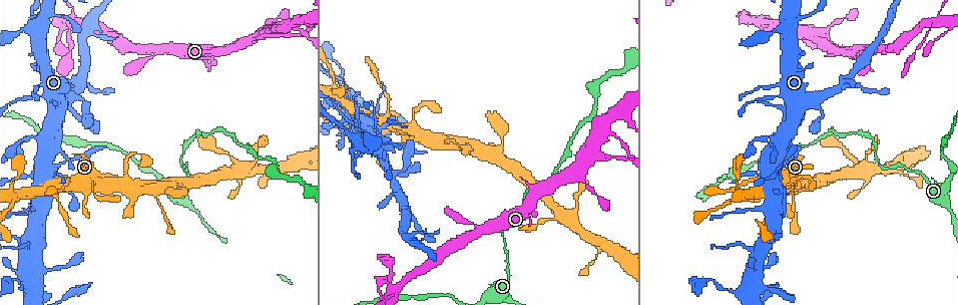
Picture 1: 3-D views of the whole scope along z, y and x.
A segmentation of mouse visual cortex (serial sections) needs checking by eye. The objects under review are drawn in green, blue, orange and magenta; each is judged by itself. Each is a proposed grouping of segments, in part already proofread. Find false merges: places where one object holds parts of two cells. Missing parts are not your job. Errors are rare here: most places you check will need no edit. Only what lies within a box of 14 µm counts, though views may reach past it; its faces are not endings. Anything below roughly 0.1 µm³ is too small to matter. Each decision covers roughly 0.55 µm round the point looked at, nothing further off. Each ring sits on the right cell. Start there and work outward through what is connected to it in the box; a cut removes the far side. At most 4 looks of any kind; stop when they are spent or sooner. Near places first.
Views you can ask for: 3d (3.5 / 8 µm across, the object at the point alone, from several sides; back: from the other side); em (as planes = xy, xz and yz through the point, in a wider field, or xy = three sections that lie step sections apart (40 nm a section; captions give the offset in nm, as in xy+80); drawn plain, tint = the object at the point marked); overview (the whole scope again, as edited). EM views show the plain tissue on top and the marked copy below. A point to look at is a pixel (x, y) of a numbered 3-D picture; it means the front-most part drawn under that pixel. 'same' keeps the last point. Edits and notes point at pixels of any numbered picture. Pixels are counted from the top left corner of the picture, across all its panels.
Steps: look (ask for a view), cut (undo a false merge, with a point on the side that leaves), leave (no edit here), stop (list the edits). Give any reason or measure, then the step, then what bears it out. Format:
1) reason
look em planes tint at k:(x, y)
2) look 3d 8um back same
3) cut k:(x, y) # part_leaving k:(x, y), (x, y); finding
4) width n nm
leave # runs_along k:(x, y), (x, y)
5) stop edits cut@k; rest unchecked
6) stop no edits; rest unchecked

sudden change in width
look 3d 3.5um at 1:(28, 243)

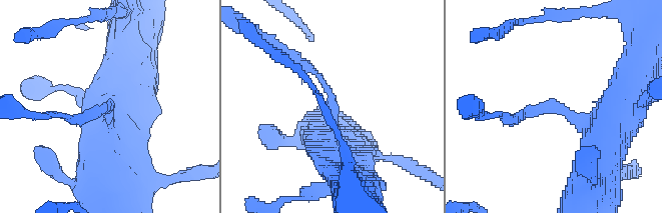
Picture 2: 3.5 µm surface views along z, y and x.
arm_widths 100, 500 nm; now the EM
look em xy step 5 tint at 2:(108, 112)

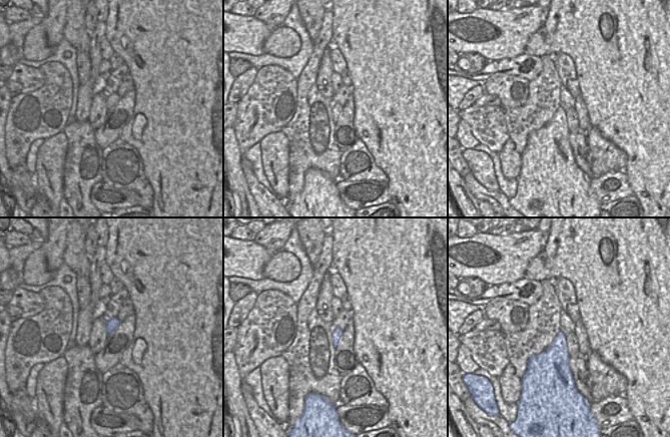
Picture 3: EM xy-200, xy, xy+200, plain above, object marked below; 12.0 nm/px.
leave # runs_along 2:(344, 166), (332, 94), (303, 66); one cell here

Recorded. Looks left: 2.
sudden change in width
look 3d 3.5um at 1:(780, 93)

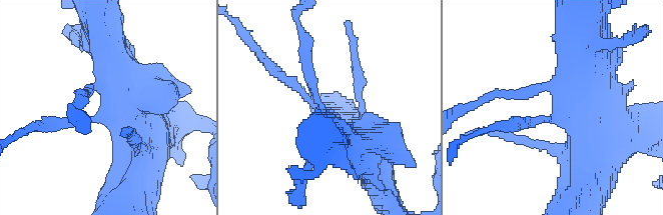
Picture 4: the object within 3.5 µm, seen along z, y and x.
leave # runs_along 4:(357, 146), (335, 120), (267, 64); continuous, no second cell

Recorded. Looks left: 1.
stop no edits; rest unchecked

